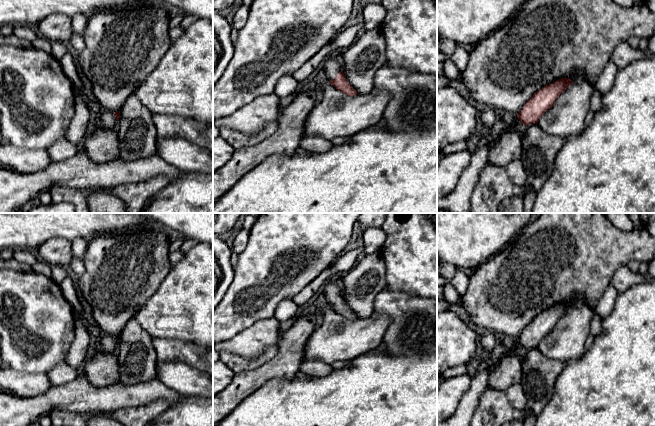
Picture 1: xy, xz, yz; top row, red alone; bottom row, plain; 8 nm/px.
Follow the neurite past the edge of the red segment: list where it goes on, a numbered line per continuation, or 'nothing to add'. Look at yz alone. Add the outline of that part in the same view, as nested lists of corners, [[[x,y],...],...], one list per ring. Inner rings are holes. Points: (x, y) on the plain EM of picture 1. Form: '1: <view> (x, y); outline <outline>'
1: yz (514, 345); outline [[[512,339],[509,347],[508,347],[507,350],[506,350],[506,353],[505,353],[504,355],[502,355],[502,356],[501,356],[498,360],[496,360],[496,361],[499,361],[499,360],[501,360],[501,359],[504,358],[504,357],[507,357],[507,356],[510,356],[510,355],[514,355],[514,354],[516,353],[516,351],[517,351],[518,349],[520,349],[520,348],[522,348],[522,347],[521,347],[520,344],[518,343],[518,341],[517,341],[516,339]]]

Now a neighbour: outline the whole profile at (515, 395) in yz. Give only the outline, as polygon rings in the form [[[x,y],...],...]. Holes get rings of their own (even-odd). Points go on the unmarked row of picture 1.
[[[514,384],[510,386],[505,390],[505,392],[507,401],[510,405],[518,410],[526,409],[527,401],[521,384]]]

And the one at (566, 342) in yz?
[[[586,305],[570,309],[546,335],[538,350],[552,360],[571,363],[585,353],[590,324],[595,311]]]

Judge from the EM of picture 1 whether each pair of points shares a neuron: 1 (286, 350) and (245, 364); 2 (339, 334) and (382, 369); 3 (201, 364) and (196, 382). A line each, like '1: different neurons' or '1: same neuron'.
1: different neurons
2: different neurons
3: different neurons

